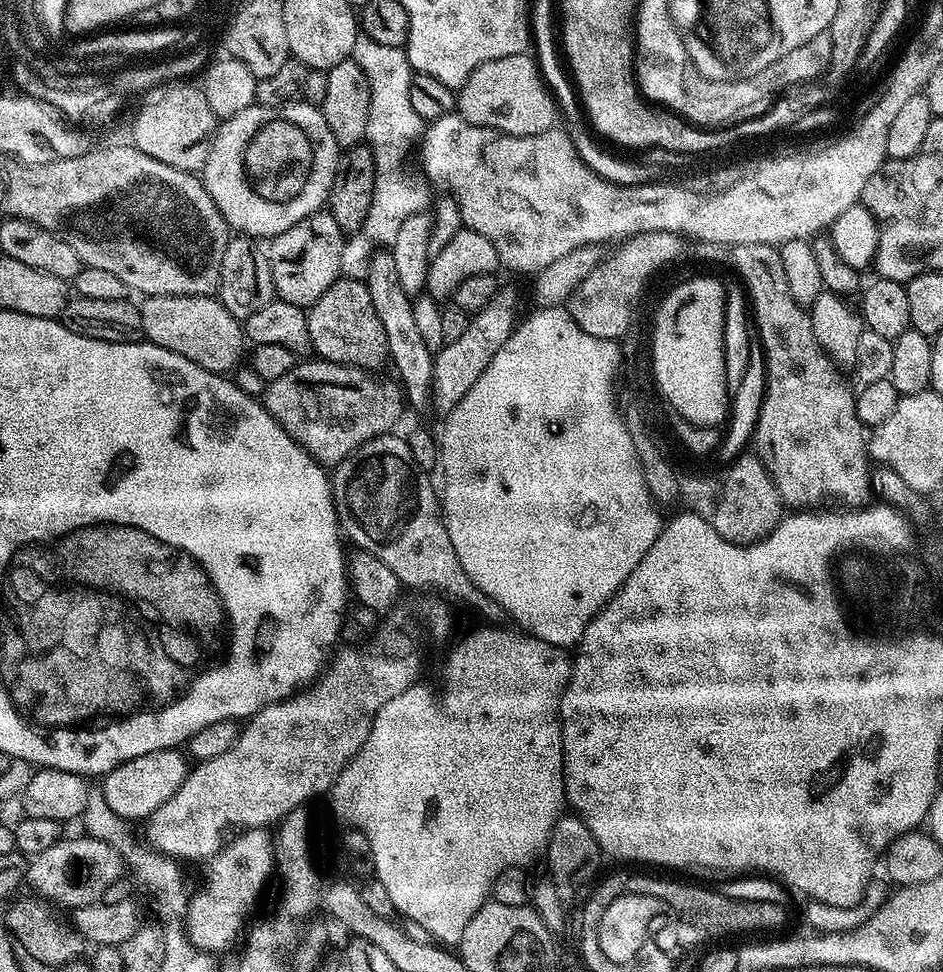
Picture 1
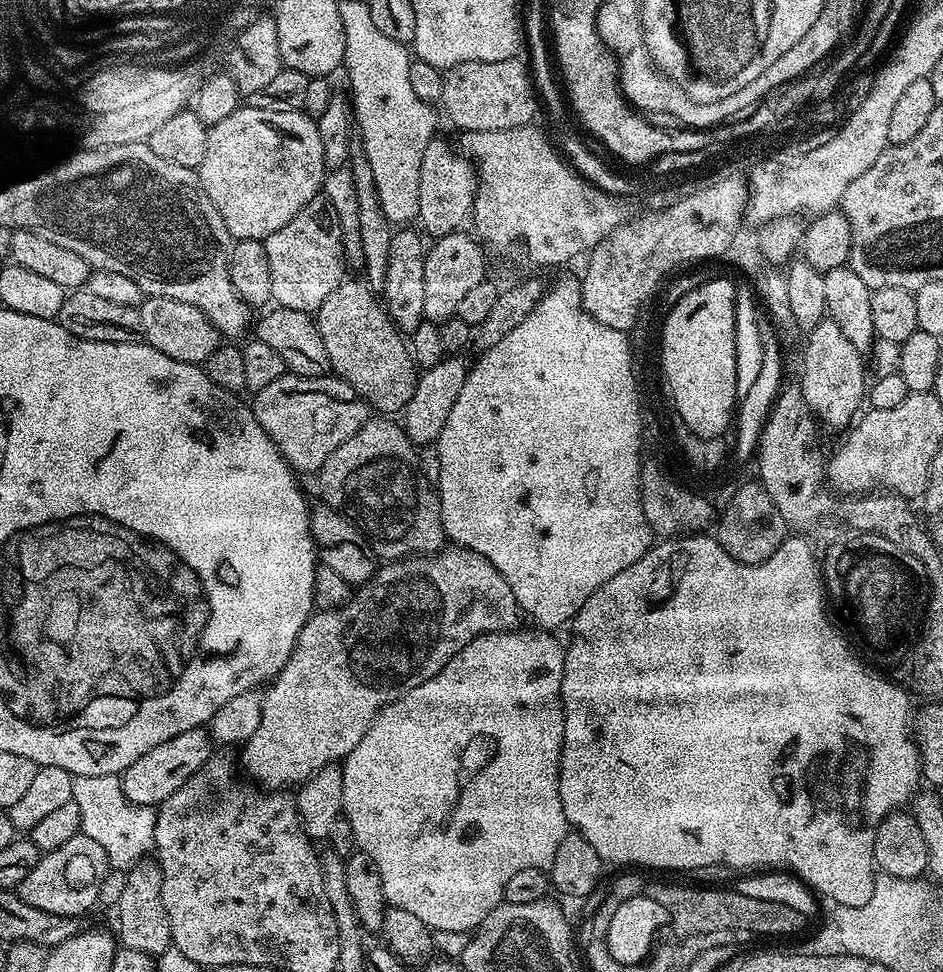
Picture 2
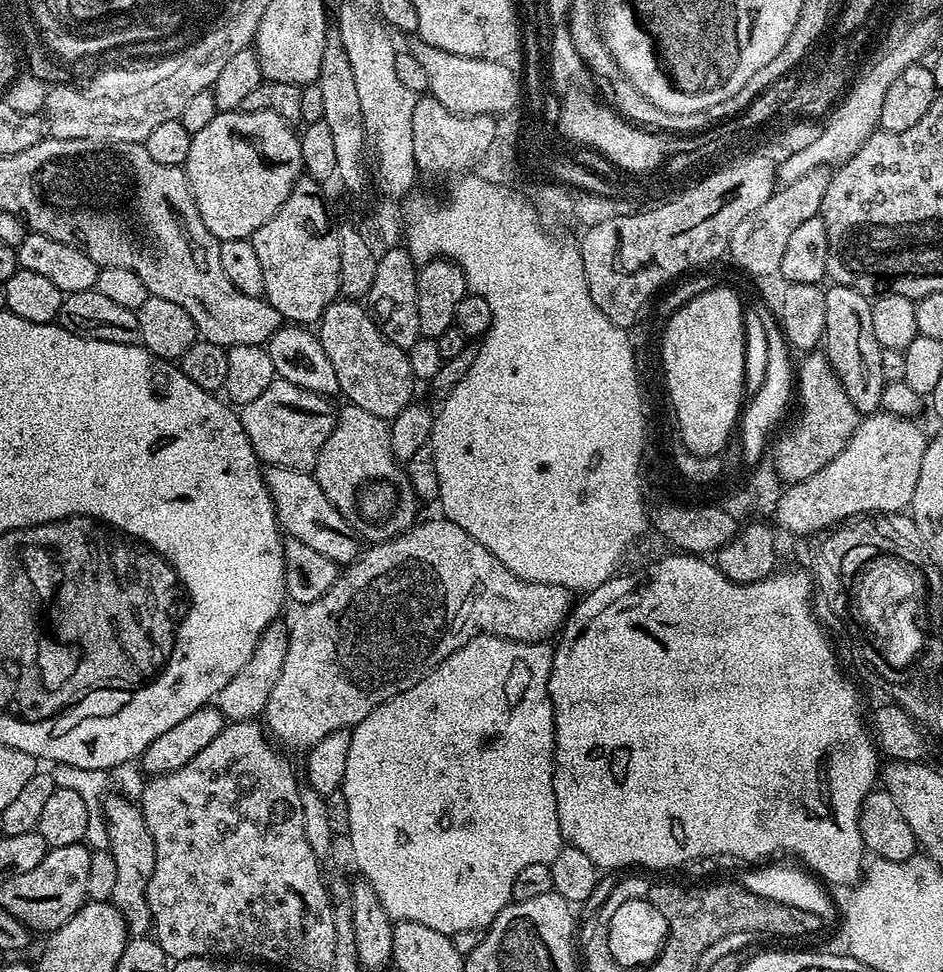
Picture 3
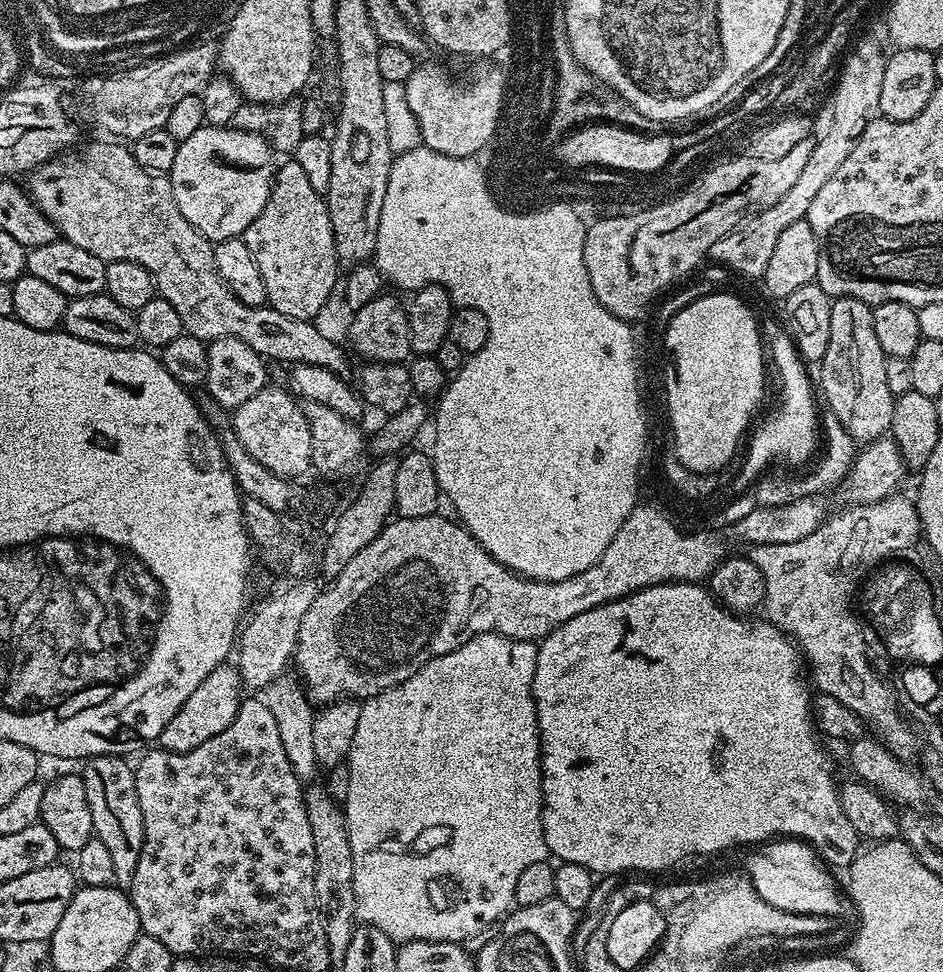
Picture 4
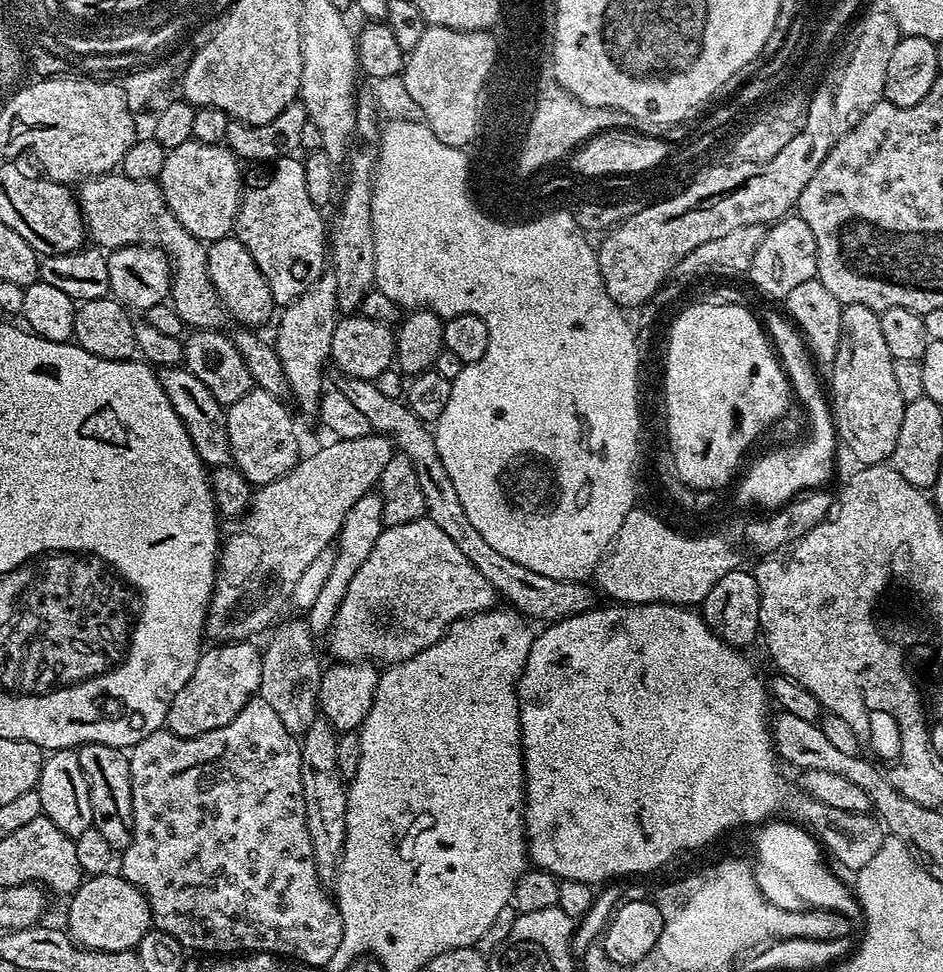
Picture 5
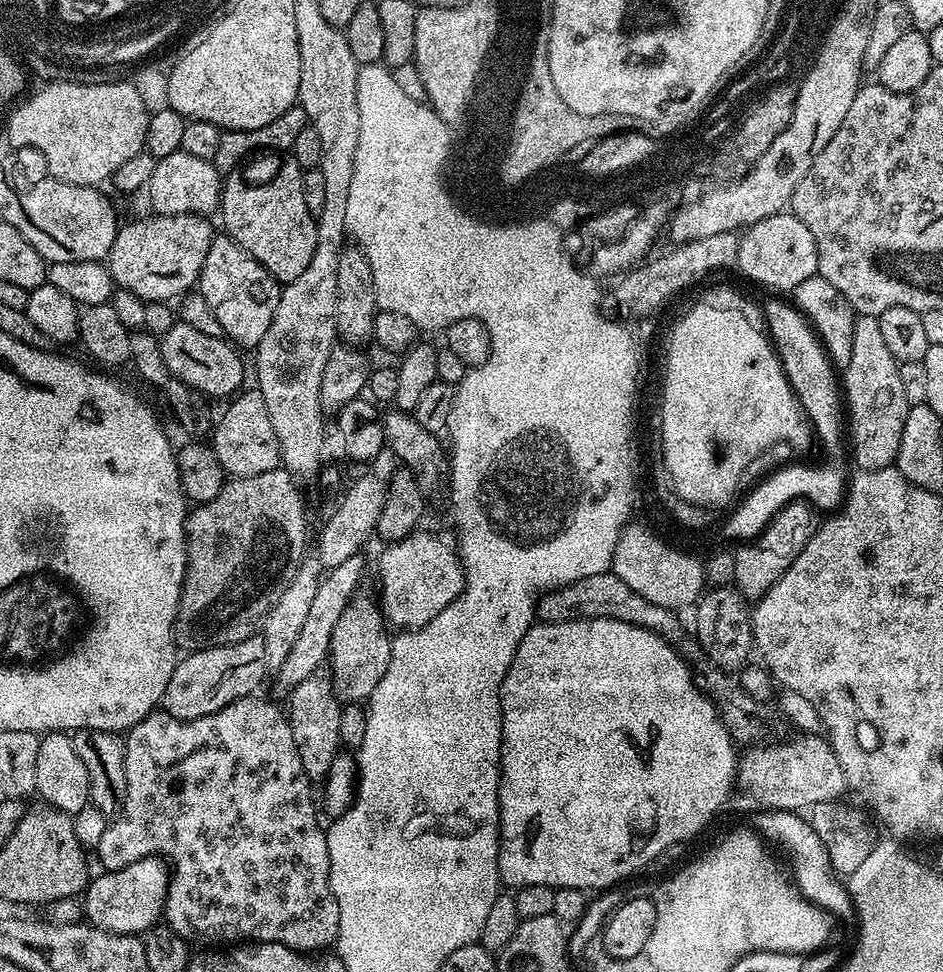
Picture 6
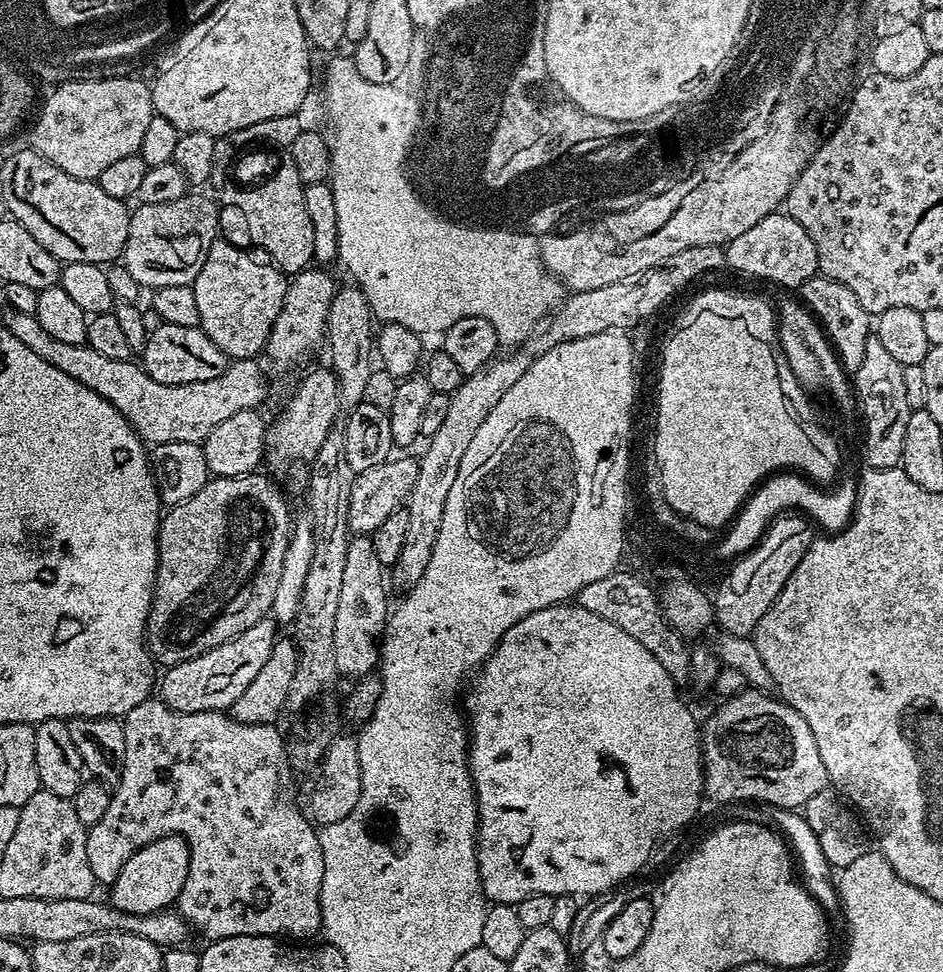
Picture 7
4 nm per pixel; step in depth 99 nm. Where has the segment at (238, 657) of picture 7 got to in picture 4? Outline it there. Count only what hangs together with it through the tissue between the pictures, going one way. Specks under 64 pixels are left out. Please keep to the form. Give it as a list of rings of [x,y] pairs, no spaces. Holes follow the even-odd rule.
[[[225,662],[206,674],[202,686],[198,686],[198,690],[194,690],[194,694],[190,694],[190,698],[182,702],[182,710],[178,710],[178,714],[174,714],[170,722],[166,722],[158,741],[159,747],[166,752],[189,752],[194,750],[194,746],[202,746],[202,742],[210,742],[214,734],[222,734],[222,730],[226,730],[226,726],[234,722],[241,699],[240,670]]]

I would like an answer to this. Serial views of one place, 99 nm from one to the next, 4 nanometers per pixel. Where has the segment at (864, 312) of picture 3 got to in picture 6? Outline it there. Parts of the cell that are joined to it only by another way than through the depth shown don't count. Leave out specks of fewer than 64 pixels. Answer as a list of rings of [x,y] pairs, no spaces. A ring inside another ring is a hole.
[[[879,316],[856,317],[850,362],[842,369],[842,396],[846,401],[846,420],[848,416],[852,423],[855,467],[860,470],[893,467],[910,405],[902,391],[900,364],[886,347]]]

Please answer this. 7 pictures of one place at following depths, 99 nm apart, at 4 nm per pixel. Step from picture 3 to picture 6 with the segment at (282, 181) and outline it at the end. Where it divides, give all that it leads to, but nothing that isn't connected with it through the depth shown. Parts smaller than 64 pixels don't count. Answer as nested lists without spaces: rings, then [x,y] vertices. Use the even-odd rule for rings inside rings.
[[[178,151],[166,154],[166,158],[157,160],[154,175],[146,189],[148,204],[157,216],[173,216],[174,214],[194,214],[208,216],[220,207],[222,195],[222,173],[216,169],[215,163],[202,158],[194,158],[194,154]]]

